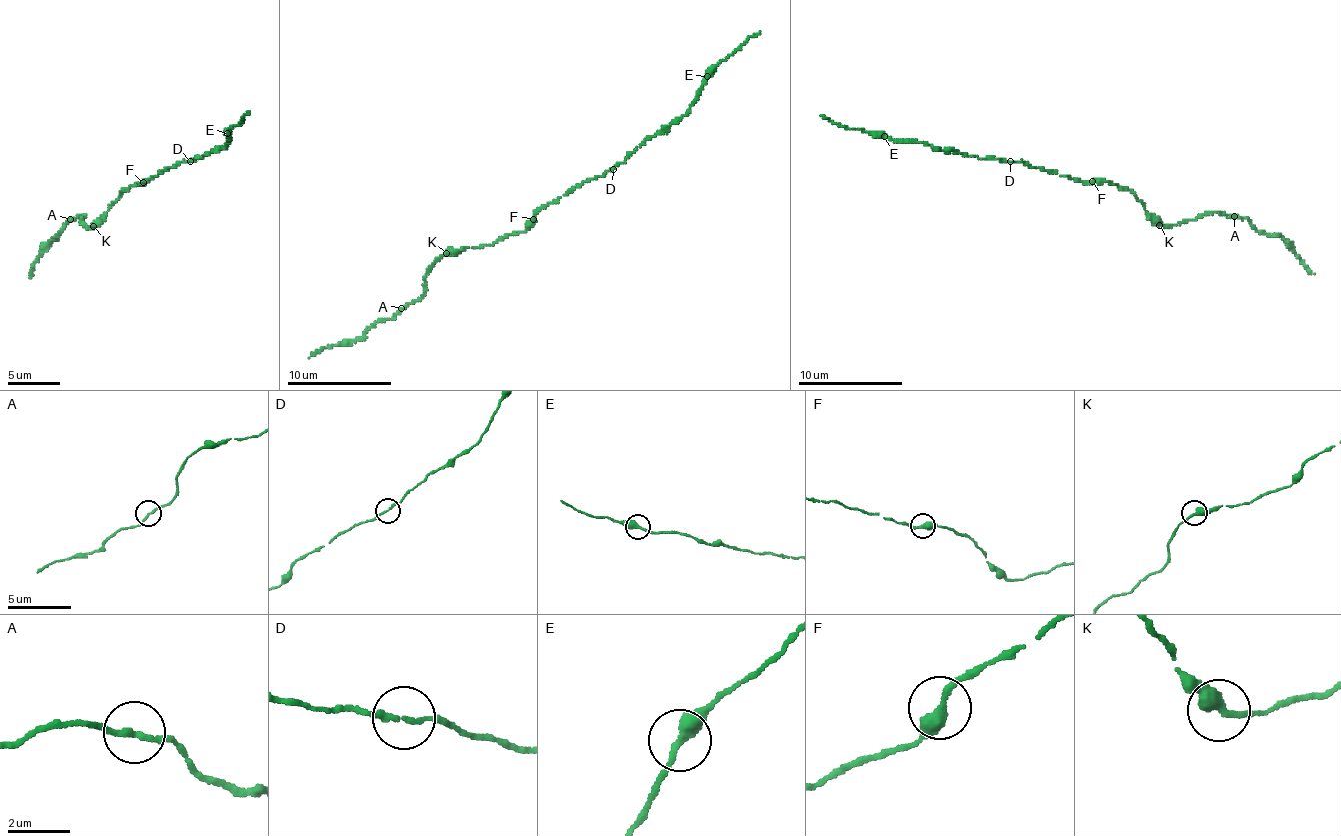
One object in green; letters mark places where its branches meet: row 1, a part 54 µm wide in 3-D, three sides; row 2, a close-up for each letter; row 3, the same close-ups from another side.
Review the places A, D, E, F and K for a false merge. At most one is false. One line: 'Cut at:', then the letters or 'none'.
Cut at: E

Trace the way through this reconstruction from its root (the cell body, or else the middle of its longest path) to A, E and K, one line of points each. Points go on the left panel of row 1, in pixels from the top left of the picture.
A: (146, 182), (122, 188), (113, 205), (92, 226), (82, 222), (83, 215), (69, 218)
E: (146, 182), (179, 162), (196, 161), (214, 149), (225, 149), (230, 140), (227, 134)
K: (146, 182), (122, 188), (113, 205), (93, 226)

